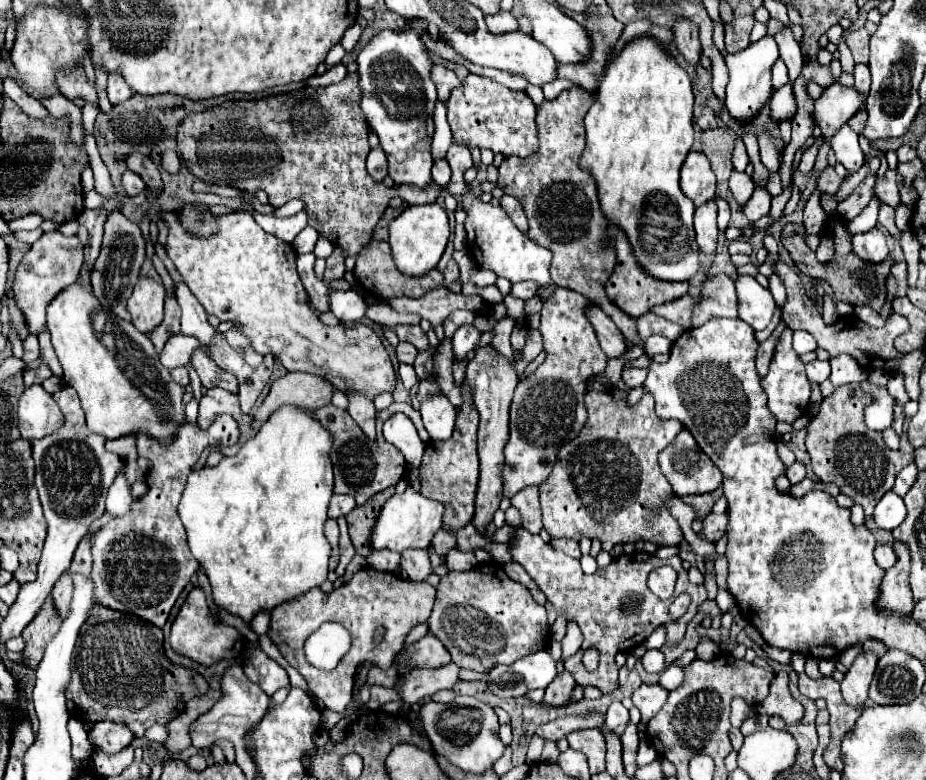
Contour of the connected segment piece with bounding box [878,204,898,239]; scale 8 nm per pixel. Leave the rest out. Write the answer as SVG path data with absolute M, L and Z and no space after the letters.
M882 204L878 214L878 223L882 227L886 227L894 235L894 239L898 239L898 227L894 225L894 207Z

